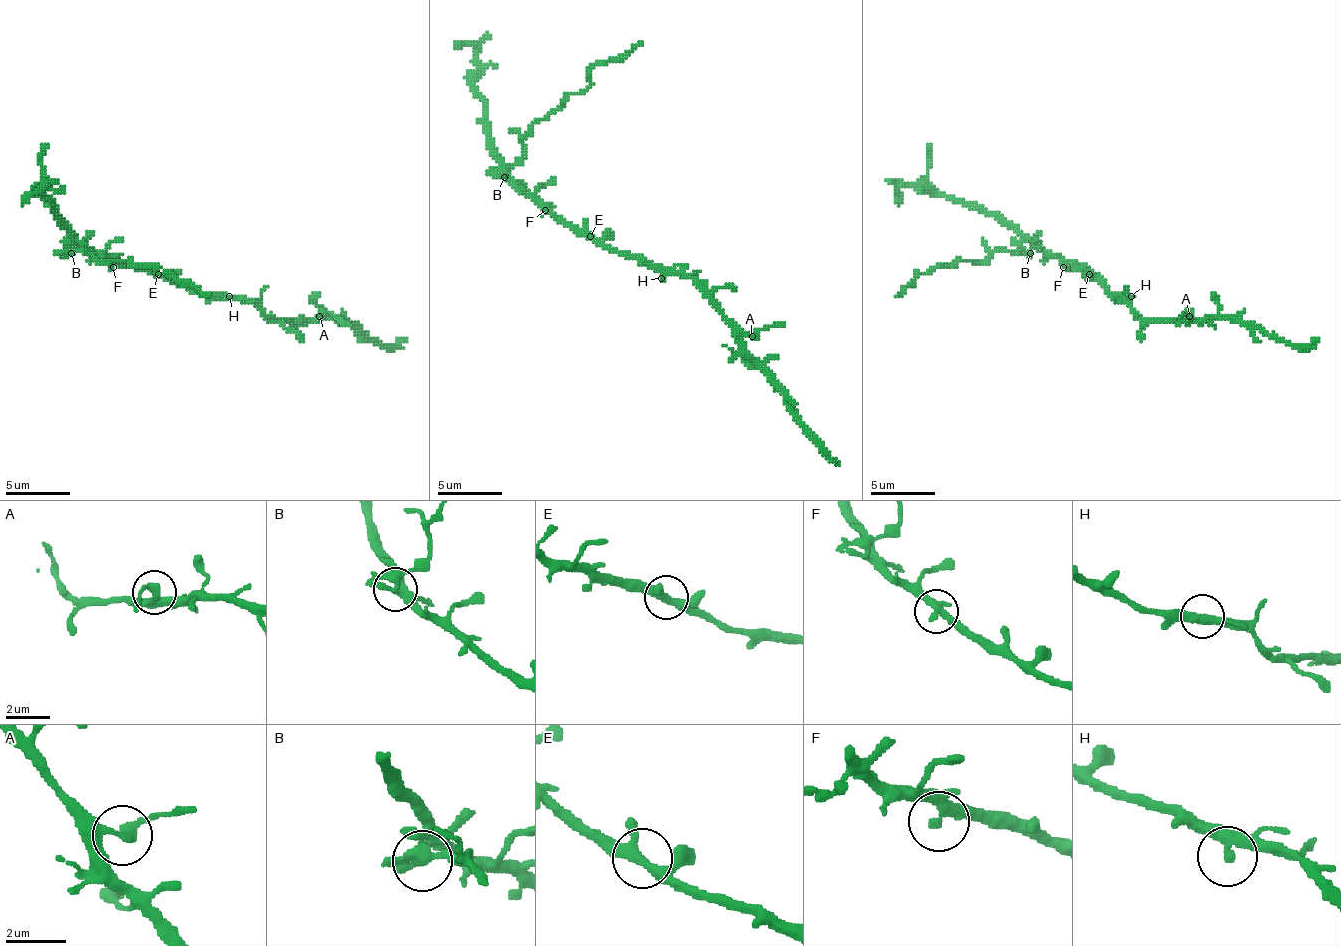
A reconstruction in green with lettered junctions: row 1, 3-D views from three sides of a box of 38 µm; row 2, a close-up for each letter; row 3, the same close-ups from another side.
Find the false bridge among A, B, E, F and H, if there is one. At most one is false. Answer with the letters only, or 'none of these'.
B

